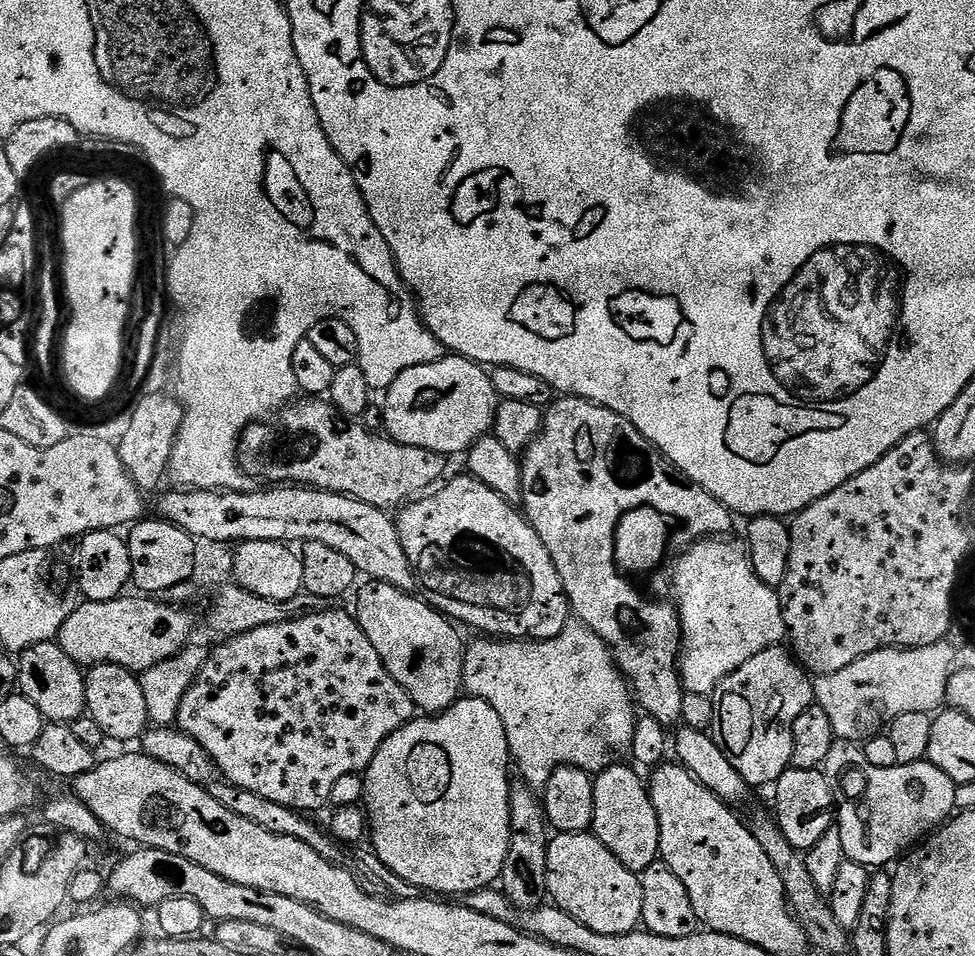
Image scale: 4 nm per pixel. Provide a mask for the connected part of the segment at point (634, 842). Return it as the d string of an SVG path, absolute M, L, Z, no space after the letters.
M613 762L601 772L595 773L592 781L594 818L590 832L600 839L610 854L614 854L614 858L618 858L618 862L622 862L622 866L639 874L660 855L660 827L649 785L645 777L643 780L639 776L641 773L635 767L632 768Z

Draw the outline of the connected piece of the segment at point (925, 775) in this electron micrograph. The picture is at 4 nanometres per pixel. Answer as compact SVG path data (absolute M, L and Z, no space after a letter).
M837 739L830 746L822 771L831 788L836 827L841 835L844 855L869 870L884 868L888 863L891 865L897 861L922 839L946 824L957 809L957 784L925 759L894 767L876 767L867 761L863 747L856 740Z

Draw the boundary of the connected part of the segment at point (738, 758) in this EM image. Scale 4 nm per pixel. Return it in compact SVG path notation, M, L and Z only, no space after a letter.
M779 646L762 650L760 654L755 654L744 665L736 671L730 673L723 681L715 685L714 695L712 696L712 705L716 708L714 714L714 722L711 731L714 733L716 745L726 754L726 758L730 762L730 766L734 766L734 770L738 770L738 774L742 774L742 778L747 784L759 786L759 784L775 785L776 779L783 774L792 762L792 727L798 718L798 714L802 714L802 710L813 707L814 697L812 694L812 686L814 680L811 675L794 659L791 651L787 647Z

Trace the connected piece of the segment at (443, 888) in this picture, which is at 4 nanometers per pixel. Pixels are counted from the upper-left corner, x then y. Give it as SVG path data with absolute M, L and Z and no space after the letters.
M457 702L448 709L441 712L435 718L416 718L411 724L403 724L393 736L387 736L370 766L362 773L364 778L364 799L363 807L366 809L366 820L370 825L370 840L372 836L371 851L376 853L376 857L398 878L406 878L416 888L428 894L440 894L445 892L445 897L452 898L455 892L467 894L476 892L479 888L486 888L495 885L500 880L500 872L506 862L507 850L511 844L511 792L513 785L508 782L508 764L510 768L510 755L507 744L506 730L503 728L502 720L498 716L498 711L494 710L485 702L470 702L464 704Z

